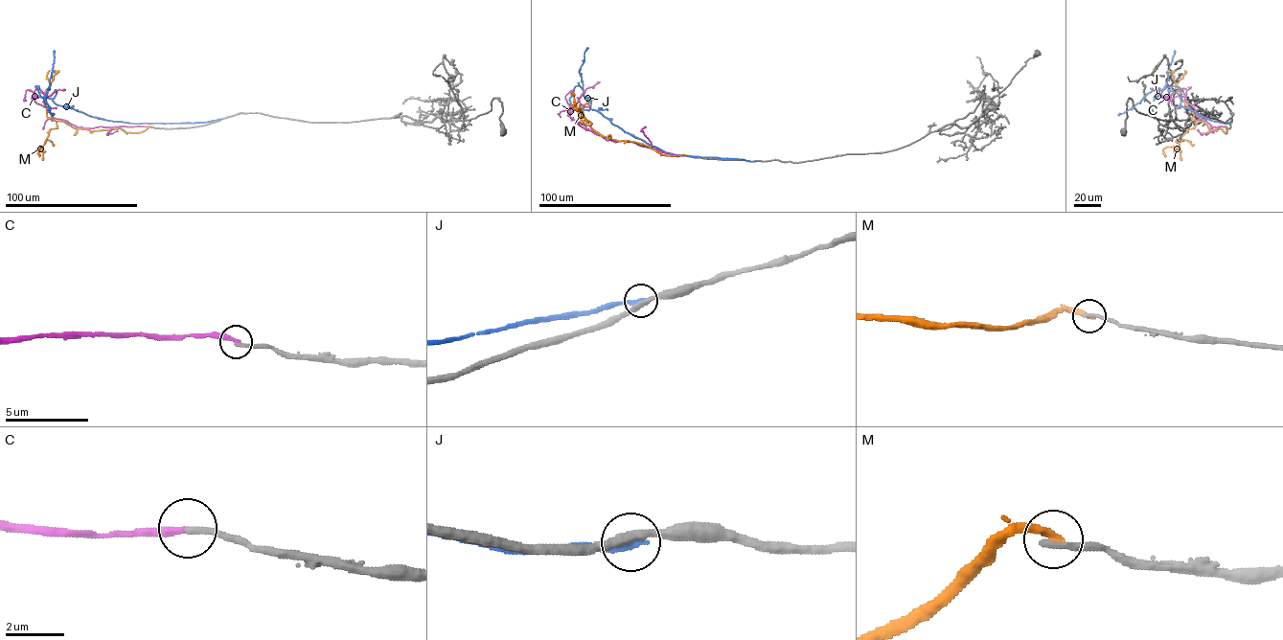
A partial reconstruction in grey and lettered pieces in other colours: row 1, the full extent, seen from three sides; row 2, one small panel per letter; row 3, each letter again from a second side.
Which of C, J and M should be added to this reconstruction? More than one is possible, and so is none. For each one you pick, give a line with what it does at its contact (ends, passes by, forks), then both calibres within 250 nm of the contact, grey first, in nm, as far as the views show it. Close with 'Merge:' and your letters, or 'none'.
Merge: none

